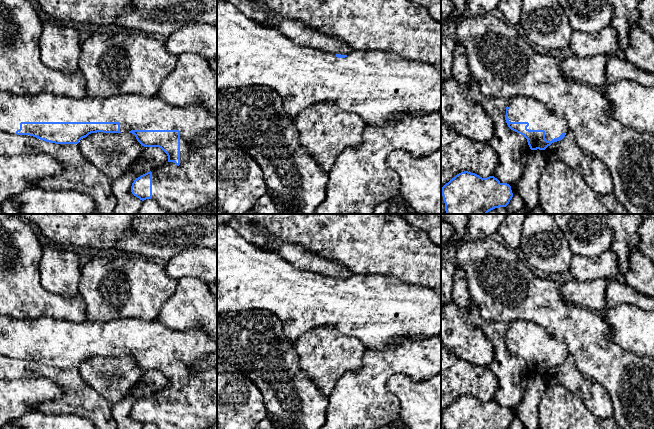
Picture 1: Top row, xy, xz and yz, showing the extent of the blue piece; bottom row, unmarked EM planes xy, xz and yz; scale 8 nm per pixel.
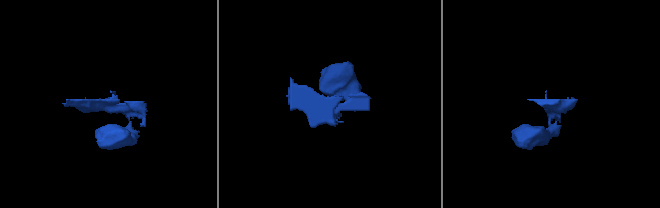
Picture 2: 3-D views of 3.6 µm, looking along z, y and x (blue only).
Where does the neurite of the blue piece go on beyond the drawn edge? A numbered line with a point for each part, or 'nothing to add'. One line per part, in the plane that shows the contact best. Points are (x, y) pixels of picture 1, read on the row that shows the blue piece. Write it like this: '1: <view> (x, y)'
1: xy (179, 189)

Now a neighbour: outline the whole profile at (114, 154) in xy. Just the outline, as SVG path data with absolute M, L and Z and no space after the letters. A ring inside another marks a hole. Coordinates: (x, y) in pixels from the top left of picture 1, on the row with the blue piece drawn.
M91 133L79 141L86 161L102 171L110 180L122 177L142 159L146 147L132 133Z

